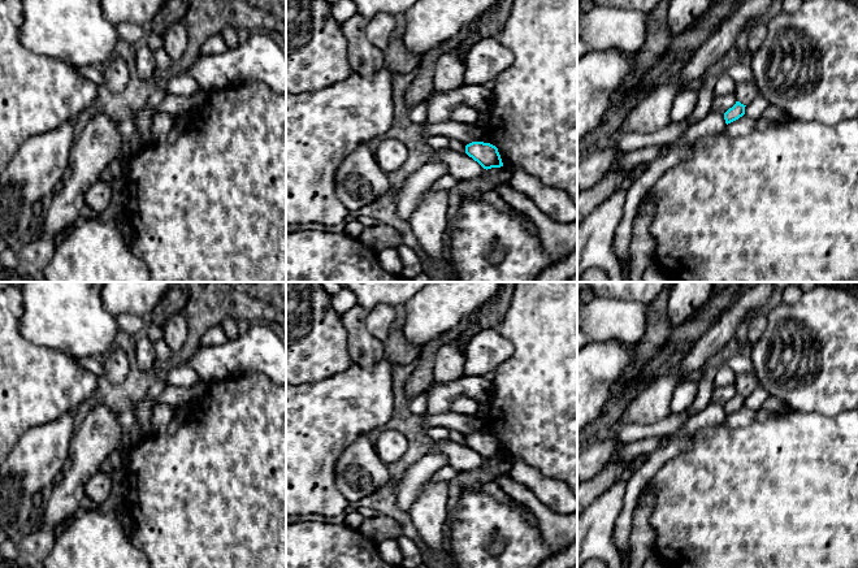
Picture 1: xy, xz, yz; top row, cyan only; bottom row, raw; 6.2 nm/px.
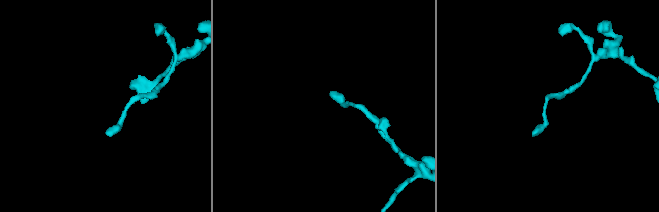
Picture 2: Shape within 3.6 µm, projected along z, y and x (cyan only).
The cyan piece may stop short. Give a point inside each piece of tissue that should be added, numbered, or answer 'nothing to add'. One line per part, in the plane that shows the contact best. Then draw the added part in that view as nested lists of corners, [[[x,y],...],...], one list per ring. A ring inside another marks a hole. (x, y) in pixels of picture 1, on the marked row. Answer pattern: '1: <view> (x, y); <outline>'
nothing to add

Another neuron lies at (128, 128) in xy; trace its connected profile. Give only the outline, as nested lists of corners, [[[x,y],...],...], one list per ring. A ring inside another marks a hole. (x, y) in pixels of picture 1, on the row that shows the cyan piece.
[[[135,113],[118,122],[118,131],[122,136],[122,157],[120,162],[120,166],[122,166],[140,148],[136,131]]]

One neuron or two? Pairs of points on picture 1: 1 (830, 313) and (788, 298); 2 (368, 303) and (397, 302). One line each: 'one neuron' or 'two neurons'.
1: two neurons
2: one neuron

